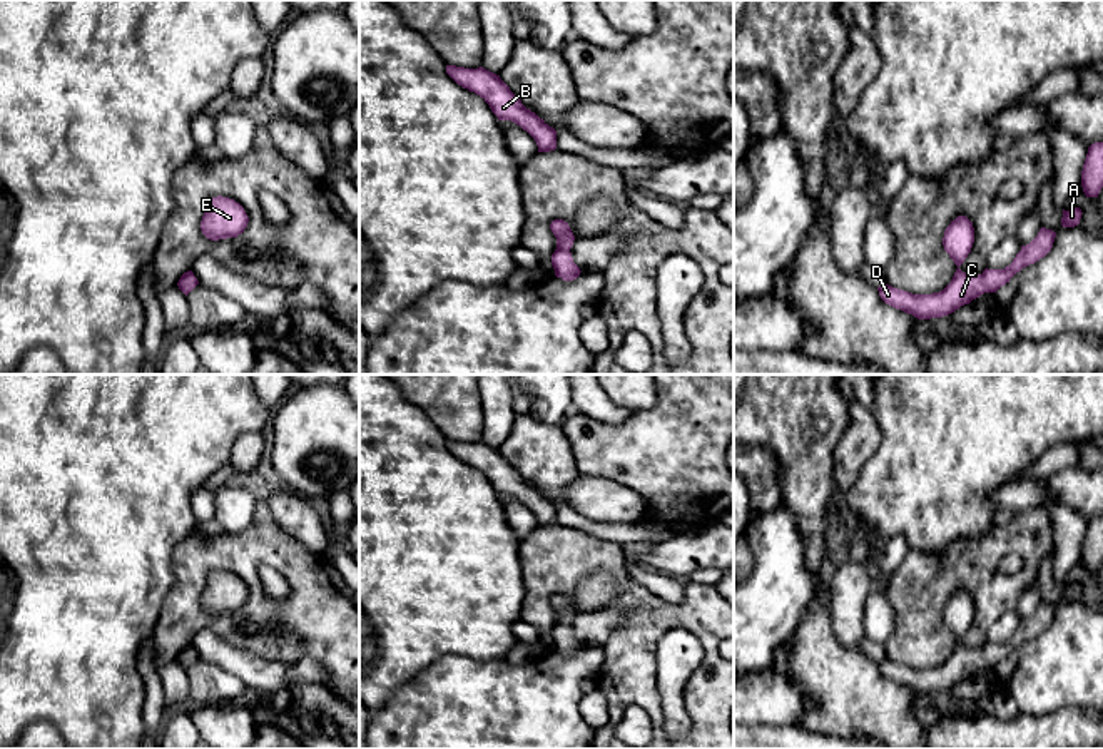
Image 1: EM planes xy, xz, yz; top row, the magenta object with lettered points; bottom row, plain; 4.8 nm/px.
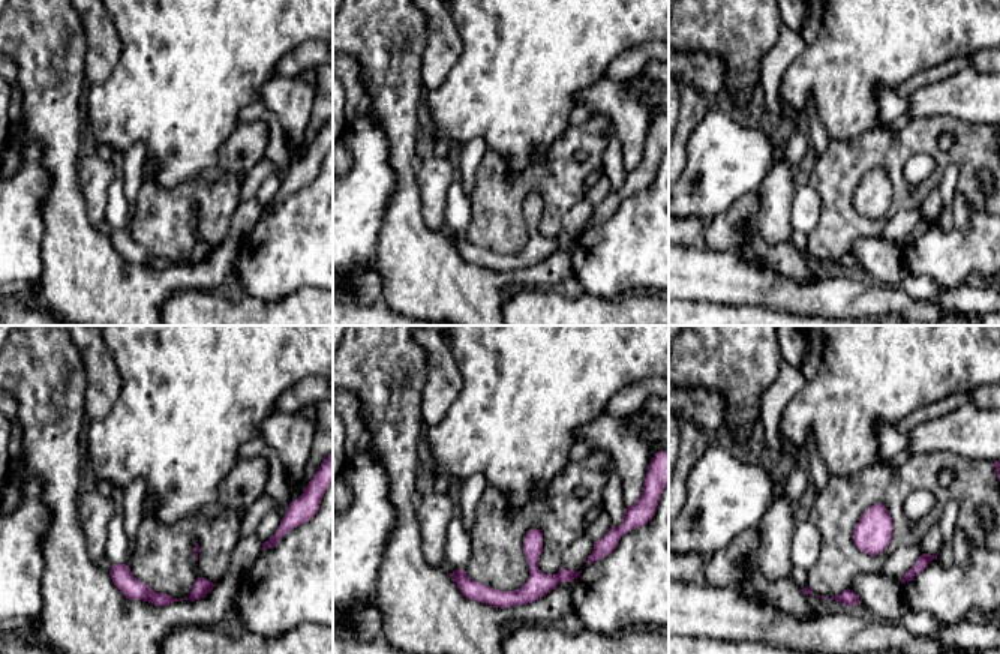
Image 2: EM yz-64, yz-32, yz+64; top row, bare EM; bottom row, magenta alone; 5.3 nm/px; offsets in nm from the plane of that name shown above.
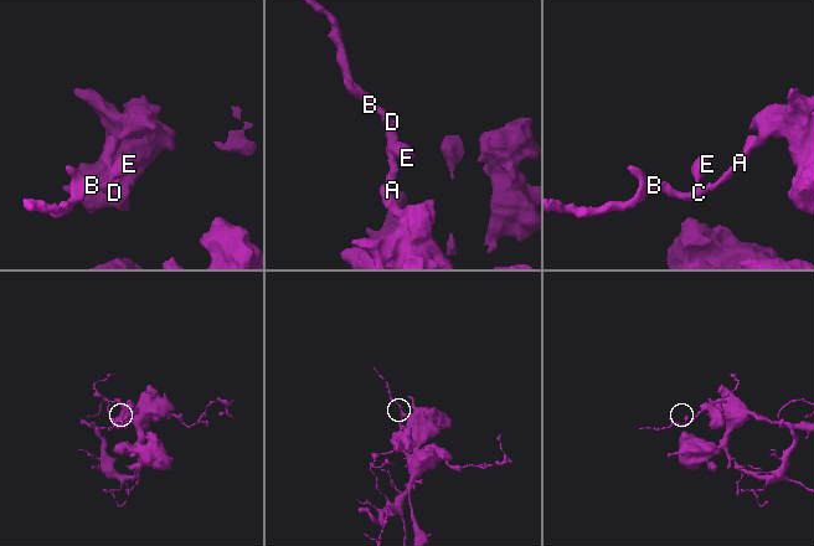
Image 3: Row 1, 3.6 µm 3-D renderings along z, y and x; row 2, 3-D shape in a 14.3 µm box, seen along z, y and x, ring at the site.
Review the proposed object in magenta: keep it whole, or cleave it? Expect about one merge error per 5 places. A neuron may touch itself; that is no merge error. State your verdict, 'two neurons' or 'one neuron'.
one neuron

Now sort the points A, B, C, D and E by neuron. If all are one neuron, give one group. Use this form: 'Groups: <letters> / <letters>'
Groups: A B C D E

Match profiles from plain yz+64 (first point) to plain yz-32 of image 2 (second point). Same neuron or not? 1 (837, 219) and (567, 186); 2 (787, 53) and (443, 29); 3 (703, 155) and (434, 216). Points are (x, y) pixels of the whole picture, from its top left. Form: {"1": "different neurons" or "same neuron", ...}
{"1": "same neuron", "2": "same neuron", "3": "different neurons"}

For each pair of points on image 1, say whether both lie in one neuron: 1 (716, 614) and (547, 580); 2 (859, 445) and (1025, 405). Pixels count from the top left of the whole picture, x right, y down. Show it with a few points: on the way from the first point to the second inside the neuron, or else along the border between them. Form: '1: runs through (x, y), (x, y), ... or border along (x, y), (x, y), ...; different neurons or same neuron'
1: runs through (672, 614), (657, 614), (609, 562), (590, 562); same neuron
2: border along (871, 410), (879, 432), (879, 445), (858, 473); different neurons

